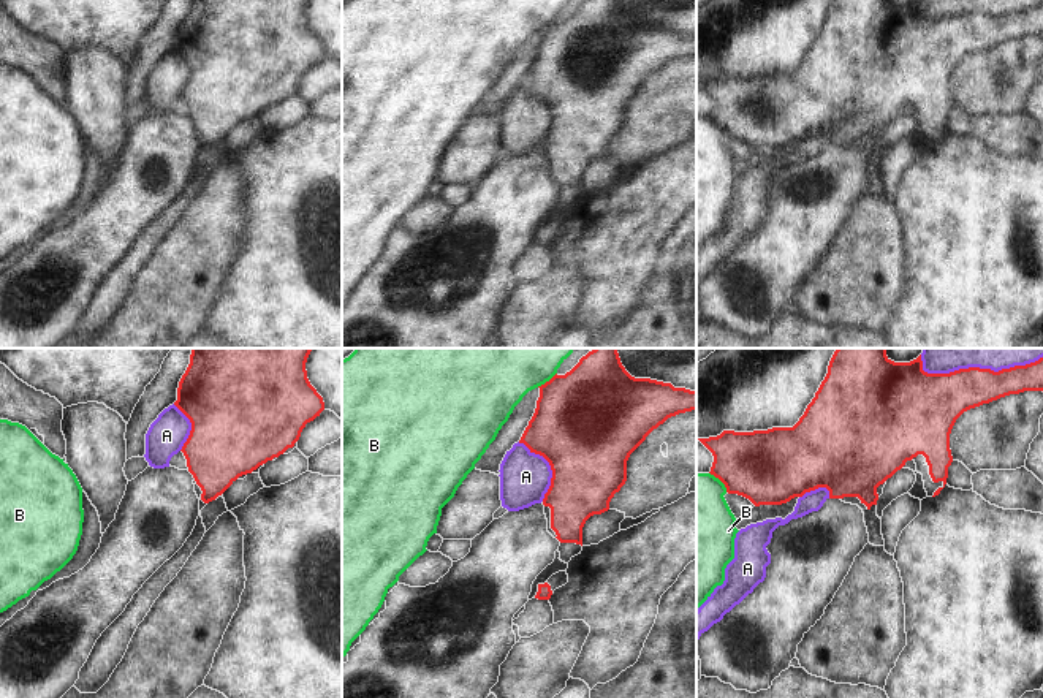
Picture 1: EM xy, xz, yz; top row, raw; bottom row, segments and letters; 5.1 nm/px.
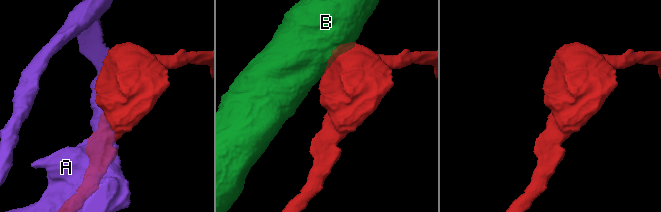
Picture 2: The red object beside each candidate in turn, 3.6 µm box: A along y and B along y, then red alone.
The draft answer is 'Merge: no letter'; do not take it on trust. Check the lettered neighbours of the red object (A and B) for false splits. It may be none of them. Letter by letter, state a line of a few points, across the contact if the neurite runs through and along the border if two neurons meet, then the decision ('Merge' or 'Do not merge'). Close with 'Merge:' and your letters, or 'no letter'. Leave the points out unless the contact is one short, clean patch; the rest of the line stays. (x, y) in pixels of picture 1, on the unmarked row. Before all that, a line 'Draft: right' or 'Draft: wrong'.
Draft: right
A: Do not merge
B: Line: xz (556, 18), (537, 32). Do not merge
Merge: no letter

